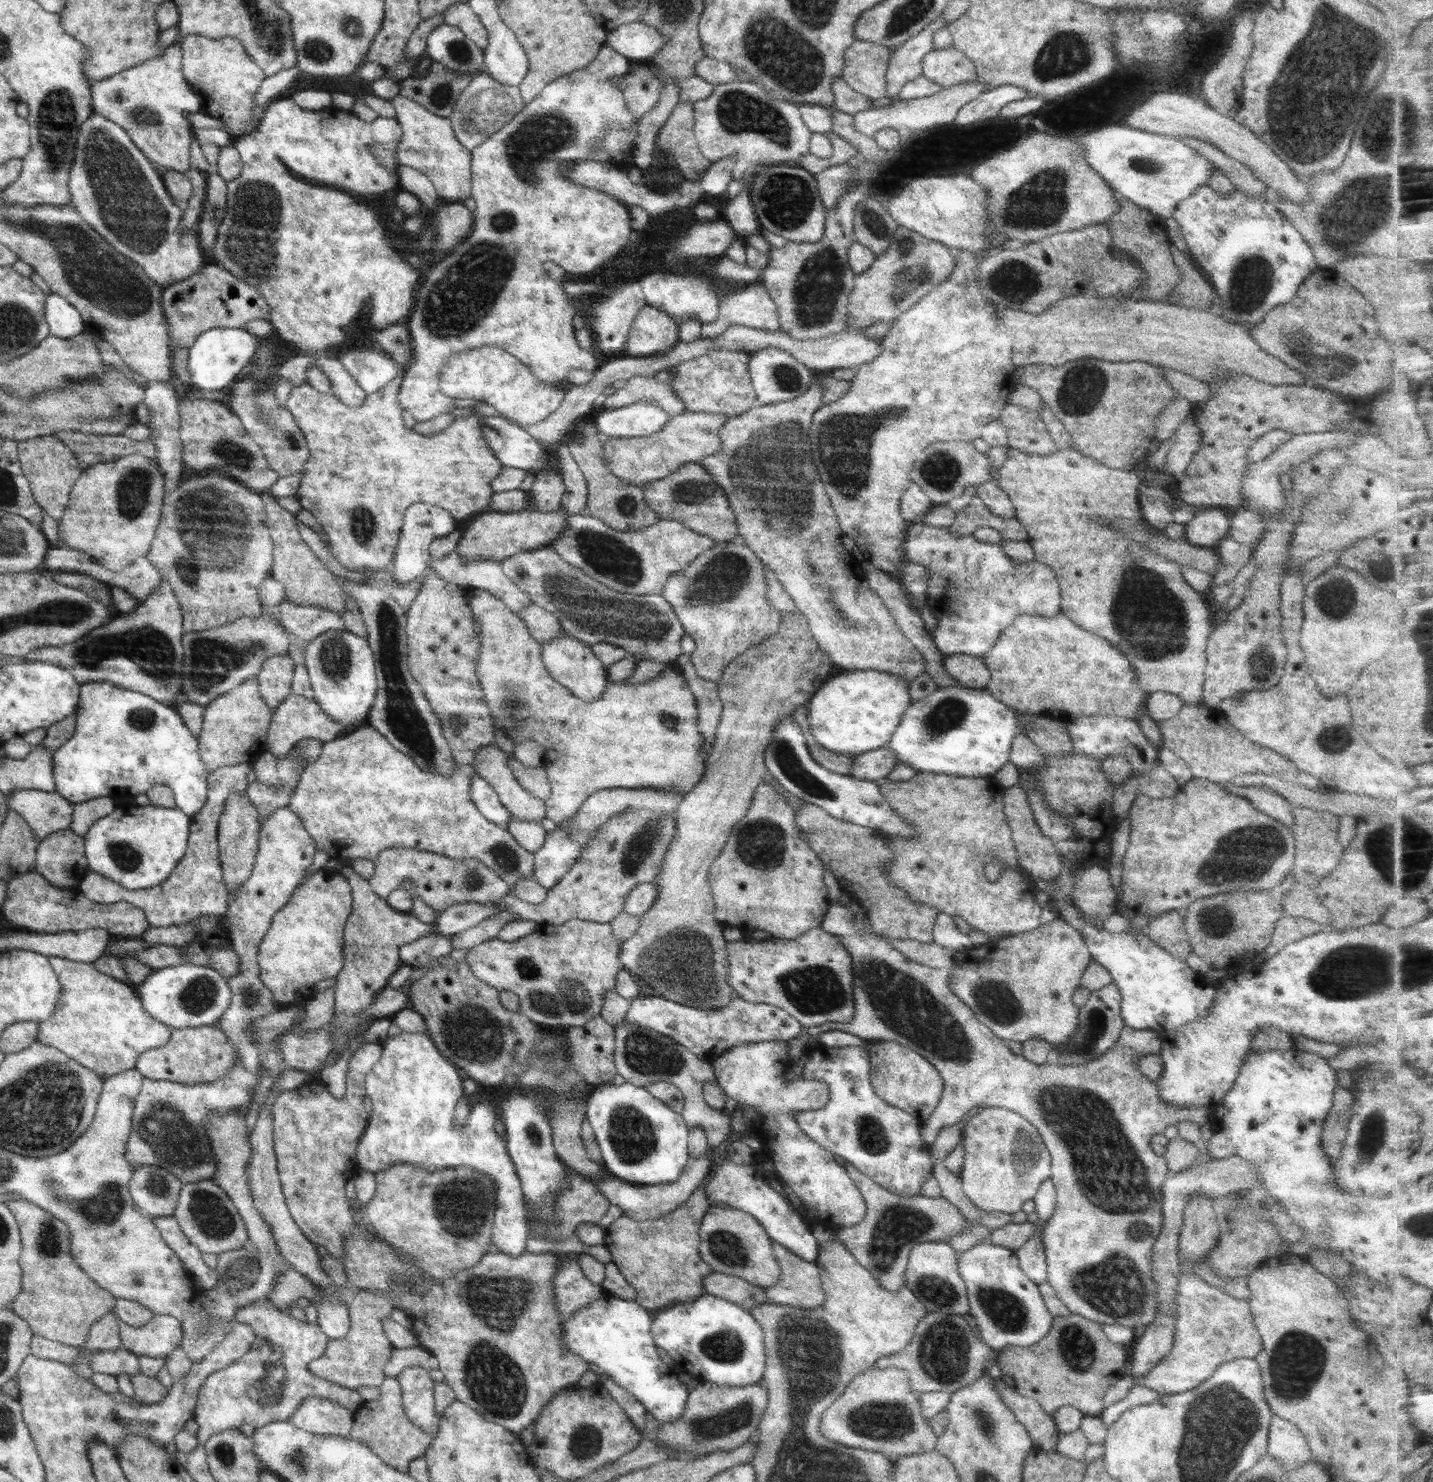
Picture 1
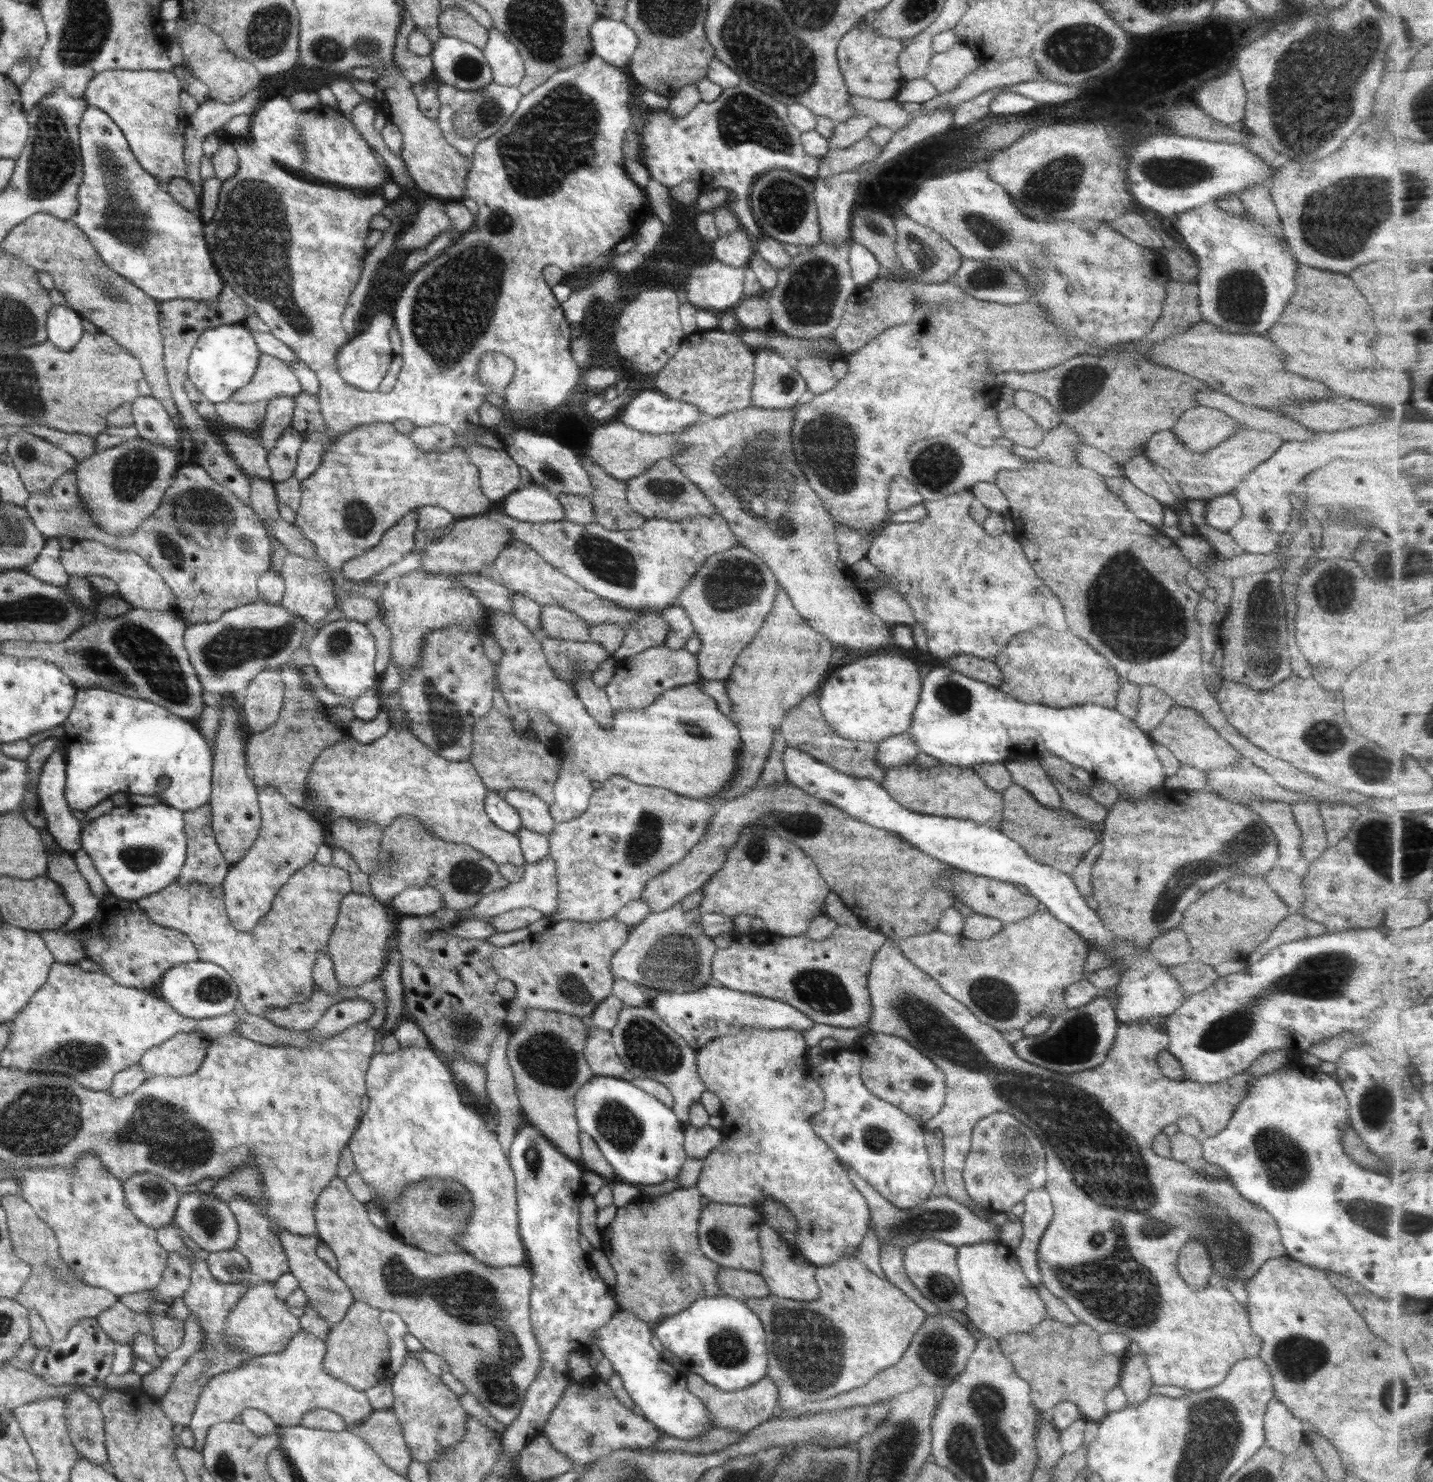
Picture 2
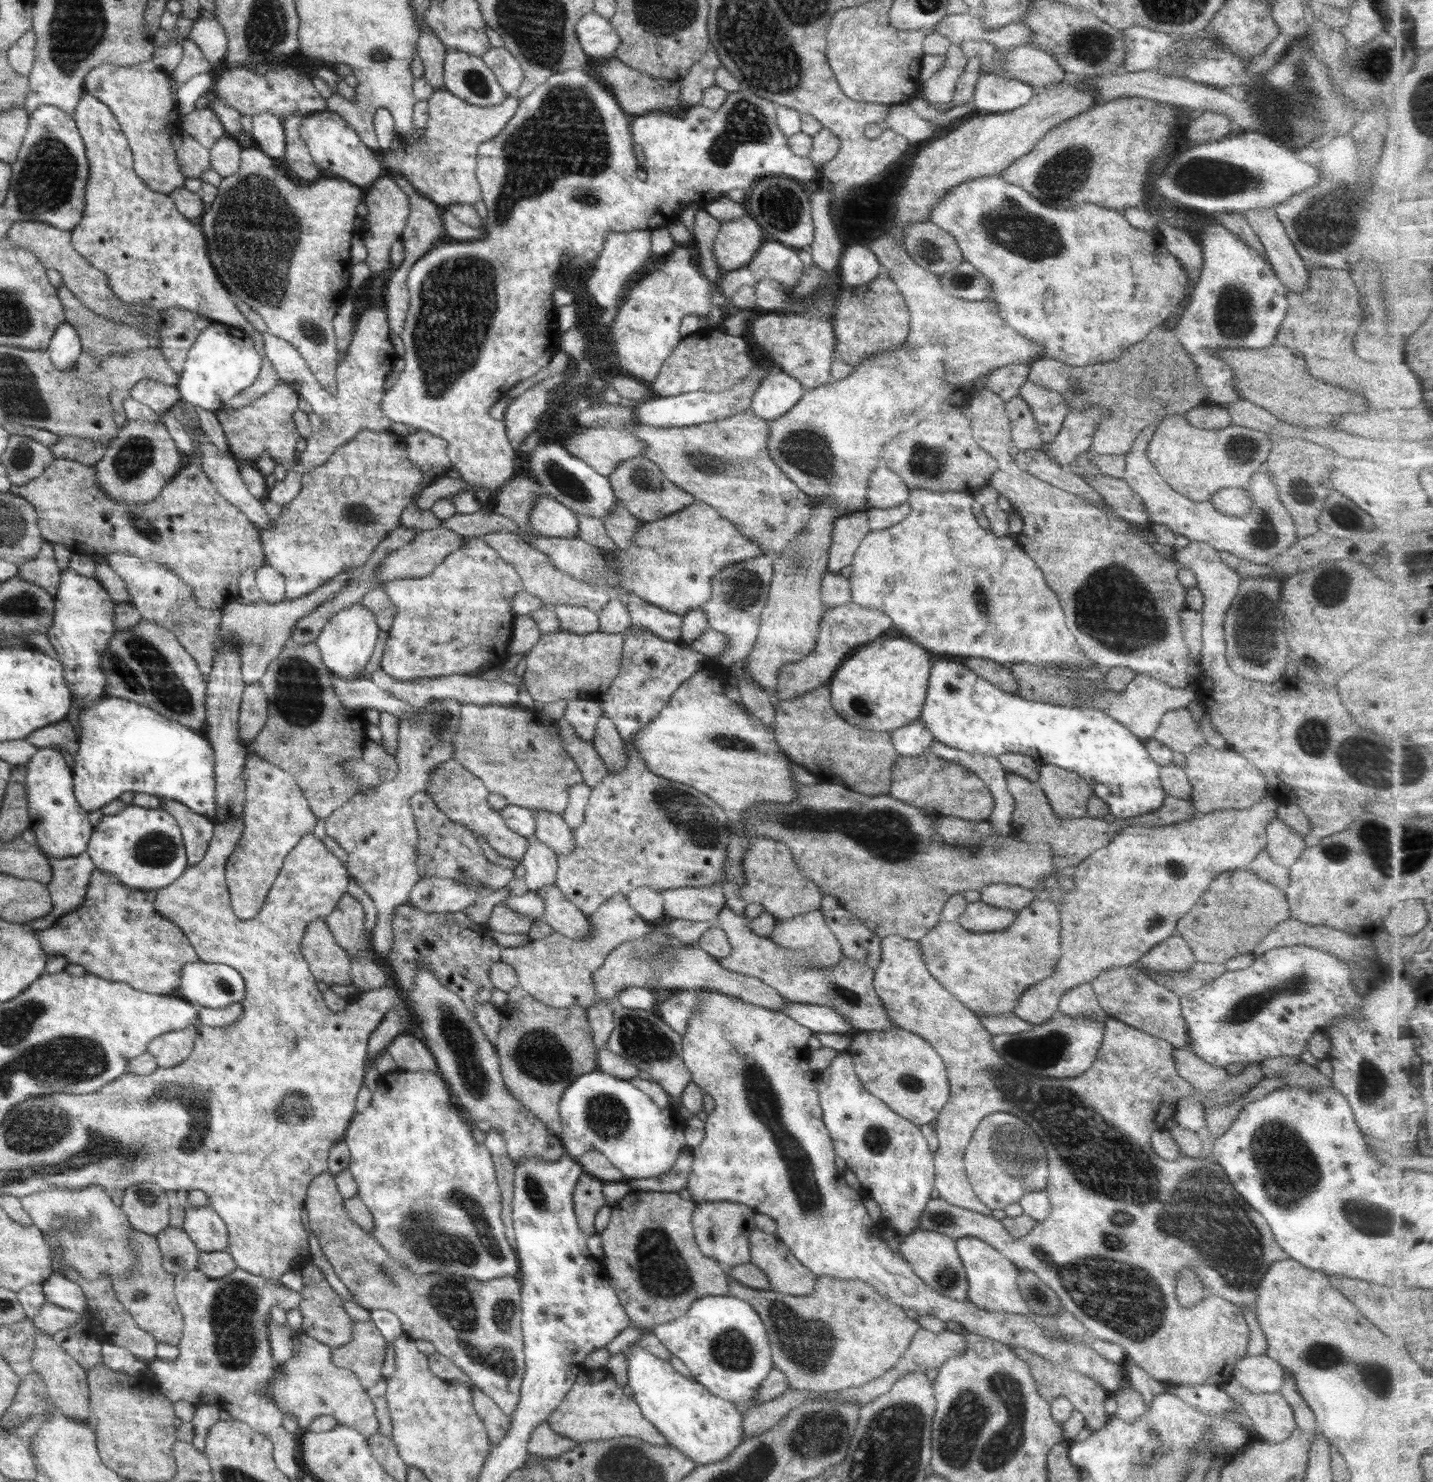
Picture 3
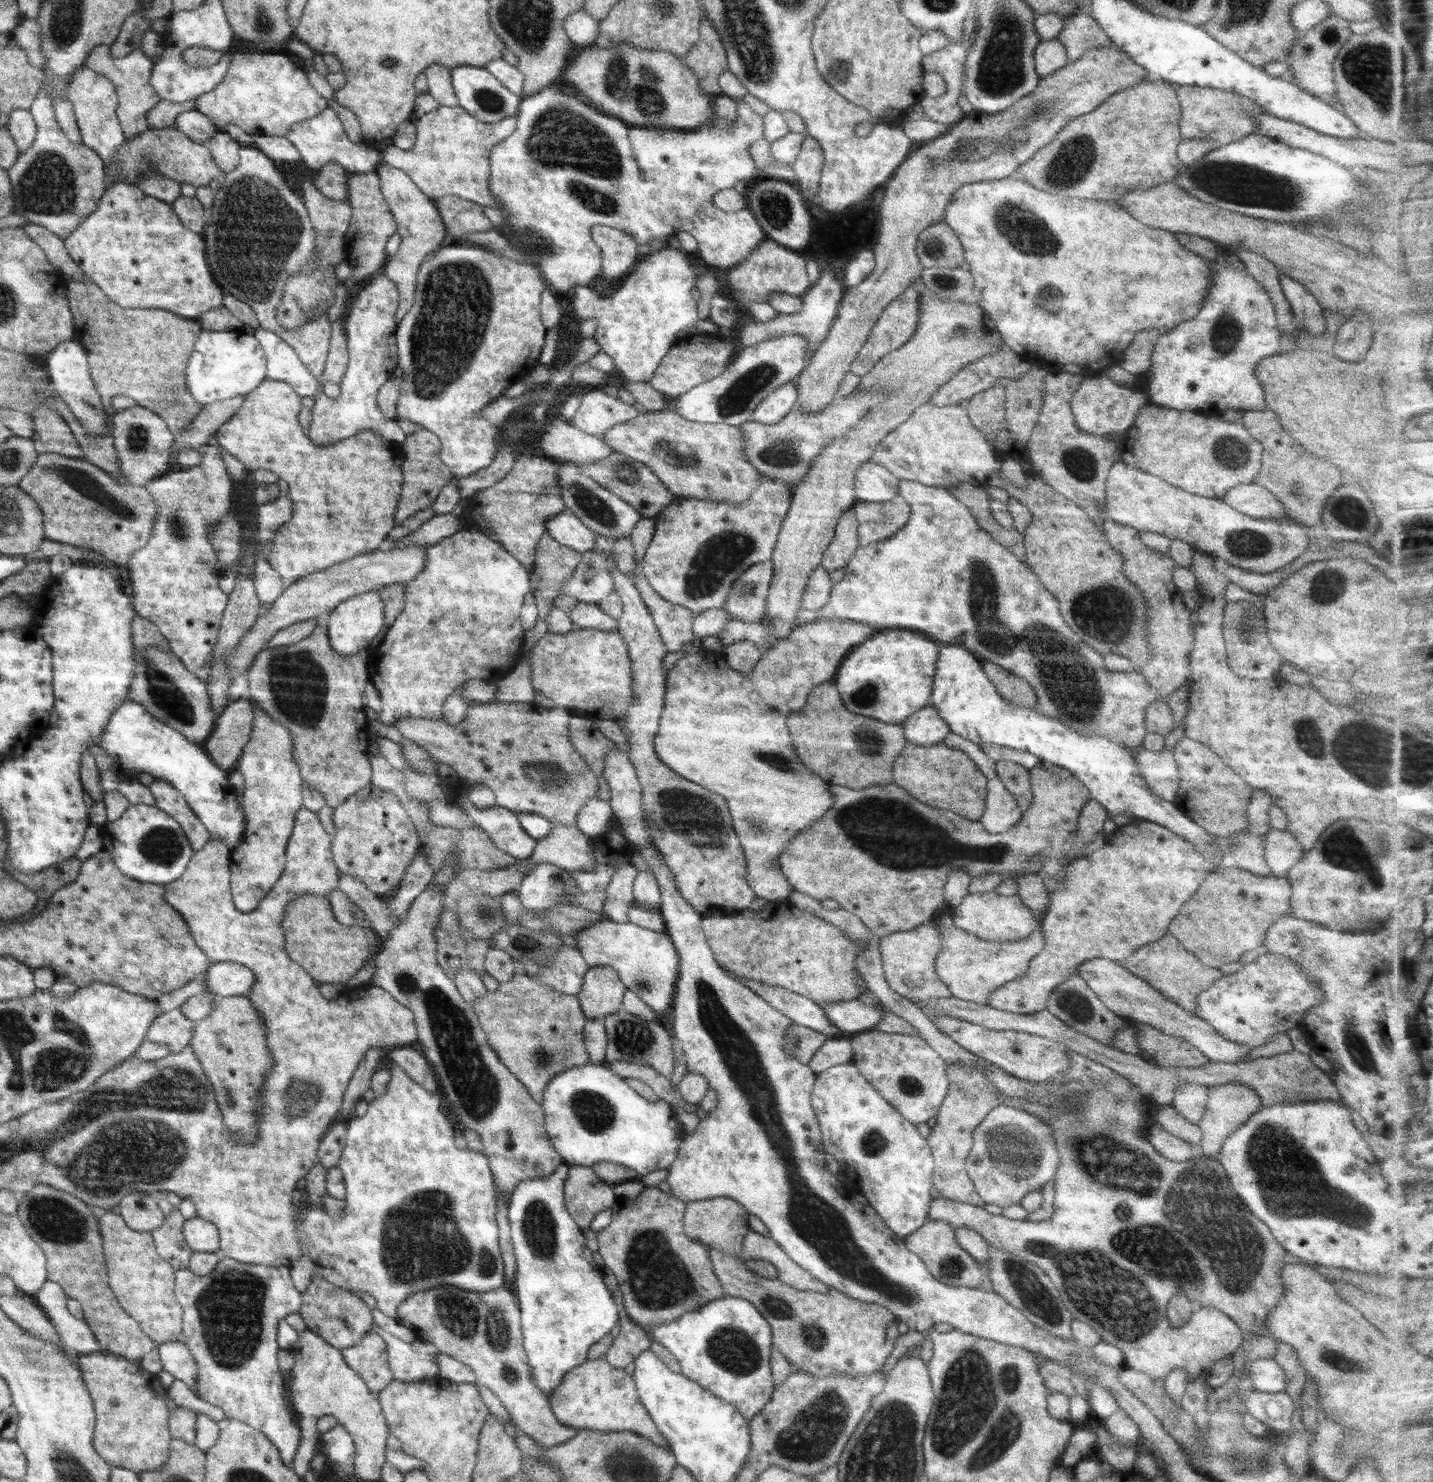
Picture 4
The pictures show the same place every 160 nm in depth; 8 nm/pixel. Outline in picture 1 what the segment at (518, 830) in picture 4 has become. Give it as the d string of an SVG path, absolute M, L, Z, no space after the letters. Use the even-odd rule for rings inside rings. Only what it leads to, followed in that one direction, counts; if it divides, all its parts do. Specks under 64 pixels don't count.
M366 724L323 743L319 758L308 763L300 774L287 809L298 815L315 840L317 850L344 864L353 858L374 861L385 848L429 850L448 858L481 860L512 889L519 880L533 876L534 853L522 848L504 826L484 818L470 798L474 775L471 765L458 767L456 762L451 776L422 770L412 758L396 750L383 734Z

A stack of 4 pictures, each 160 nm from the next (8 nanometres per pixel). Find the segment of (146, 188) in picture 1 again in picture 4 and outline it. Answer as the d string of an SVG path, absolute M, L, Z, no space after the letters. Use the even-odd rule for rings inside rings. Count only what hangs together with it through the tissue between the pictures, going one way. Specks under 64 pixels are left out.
M85 64L75 70L67 88L67 98L74 110L75 120L80 129L82 143L94 149L106 163L118 153L125 137L118 121L116 110L118 108L118 95L114 85L106 77L94 73ZM116 181L112 183L106 190L105 195L98 201L98 208L90 214L84 222L75 228L73 233L70 233L65 239L65 247L71 259L87 274L88 280L98 285L104 294L112 301L122 308L133 309L162 309L169 310L178 317L186 317L198 320L204 312L208 312L223 304L223 290L220 285L214 280L210 269L208 268L208 261L206 260L205 242L202 233L195 233L193 230L188 230L178 216L172 210L171 204L158 200L157 198L144 194L136 185L125 183L124 181Z

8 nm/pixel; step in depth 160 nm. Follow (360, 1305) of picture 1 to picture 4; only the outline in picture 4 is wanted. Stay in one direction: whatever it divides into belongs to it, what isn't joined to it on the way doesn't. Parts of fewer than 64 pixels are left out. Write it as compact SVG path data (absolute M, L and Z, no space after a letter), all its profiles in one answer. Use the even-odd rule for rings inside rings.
M373 1331L367 1332L362 1340L350 1348L341 1350L346 1364L367 1384L375 1394L393 1381L390 1372L385 1340Z

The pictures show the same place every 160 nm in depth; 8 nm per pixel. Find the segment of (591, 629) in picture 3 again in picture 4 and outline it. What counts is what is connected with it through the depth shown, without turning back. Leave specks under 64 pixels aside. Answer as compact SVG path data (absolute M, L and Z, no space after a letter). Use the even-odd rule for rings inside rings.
M576 603L568 614L575 628L618 631L618 620L606 614L597 604Z

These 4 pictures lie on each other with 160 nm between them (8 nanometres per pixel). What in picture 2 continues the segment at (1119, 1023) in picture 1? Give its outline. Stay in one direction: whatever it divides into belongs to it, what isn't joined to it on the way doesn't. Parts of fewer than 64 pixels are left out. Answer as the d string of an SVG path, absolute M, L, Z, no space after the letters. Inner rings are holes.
M1103 993L1088 1004L1061 1011L1051 1021L1050 1028L1038 1037L1022 1036L1012 1045L1012 1050L1022 1061L1056 1073L1073 1074L1090 1070L1104 1063L1114 1045L1119 1021L1115 1008Z

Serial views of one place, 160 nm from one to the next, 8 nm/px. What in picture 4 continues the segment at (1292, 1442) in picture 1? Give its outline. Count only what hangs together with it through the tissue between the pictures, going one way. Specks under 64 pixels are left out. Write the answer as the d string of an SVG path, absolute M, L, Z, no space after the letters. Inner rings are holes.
M1248 1391L1241 1396L1241 1401L1247 1413L1269 1426L1275 1435L1290 1430L1292 1416L1296 1411L1294 1400L1289 1394Z

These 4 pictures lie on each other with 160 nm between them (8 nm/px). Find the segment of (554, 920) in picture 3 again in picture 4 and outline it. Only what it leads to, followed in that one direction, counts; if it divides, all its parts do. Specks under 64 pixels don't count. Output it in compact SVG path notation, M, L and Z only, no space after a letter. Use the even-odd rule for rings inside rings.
M602 919L585 929L578 930L576 934L570 934L576 937L576 947L584 960L591 967L609 966L615 970L627 990L636 993L660 1018L668 1010L672 1003L675 988L680 974L680 955L676 950L674 943L670 940L666 932L656 932L649 928L642 928L631 922L612 922L608 919ZM727 971L727 974L753 990L770 1006L785 1014L793 1023L818 1031L827 1038L838 1038L842 1035L841 1030L828 1020L829 1016L823 1011L823 1008L811 998L806 998L782 987L768 986L758 981L739 977L730 971Z

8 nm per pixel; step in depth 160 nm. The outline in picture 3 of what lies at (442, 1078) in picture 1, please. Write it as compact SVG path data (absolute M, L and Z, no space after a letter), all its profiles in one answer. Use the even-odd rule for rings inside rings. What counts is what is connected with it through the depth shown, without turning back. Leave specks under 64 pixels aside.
M396 1070L380 1075L376 1082L376 1091L372 1094L370 1106L361 1114L354 1114L350 1126L346 1129L342 1140L348 1145L350 1162L348 1172L352 1174L354 1182L358 1185L358 1194L366 1208L374 1218L374 1229L368 1231L386 1250L391 1259L406 1267L413 1275L421 1277L423 1274L442 1273L448 1275L462 1275L472 1277L480 1282L486 1282L503 1276L517 1276L519 1274L519 1260L506 1238L502 1222L502 1197L494 1170L494 1161L490 1151L483 1144L478 1144L472 1138L469 1129L471 1120L456 1110L457 1105L453 1100L447 1084L441 1076L432 1072L406 1072Z

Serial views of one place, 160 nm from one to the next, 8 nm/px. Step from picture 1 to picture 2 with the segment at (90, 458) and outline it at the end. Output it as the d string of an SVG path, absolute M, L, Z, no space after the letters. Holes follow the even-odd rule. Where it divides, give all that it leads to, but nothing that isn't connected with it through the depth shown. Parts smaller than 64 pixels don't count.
M28 425L19 429L31 432L34 436L55 444L59 449L65 450L70 456L73 456L78 462L90 458L95 453L93 449L95 448L95 438L92 435L68 434L44 425Z

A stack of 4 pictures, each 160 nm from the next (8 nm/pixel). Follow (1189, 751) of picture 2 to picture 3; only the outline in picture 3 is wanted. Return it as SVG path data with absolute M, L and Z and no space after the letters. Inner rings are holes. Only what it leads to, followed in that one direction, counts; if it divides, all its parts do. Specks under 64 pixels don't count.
M1187 708L1166 712L1152 738L1162 742L1173 752L1184 755L1206 743L1199 724L1194 721Z

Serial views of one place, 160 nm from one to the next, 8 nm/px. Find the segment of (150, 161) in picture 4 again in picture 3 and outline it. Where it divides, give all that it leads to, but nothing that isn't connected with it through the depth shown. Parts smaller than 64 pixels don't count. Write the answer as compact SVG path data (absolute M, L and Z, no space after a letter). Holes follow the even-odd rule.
M186 131L172 133L170 142L176 150L177 161L185 178L200 179L202 172L211 168L209 150L196 142Z

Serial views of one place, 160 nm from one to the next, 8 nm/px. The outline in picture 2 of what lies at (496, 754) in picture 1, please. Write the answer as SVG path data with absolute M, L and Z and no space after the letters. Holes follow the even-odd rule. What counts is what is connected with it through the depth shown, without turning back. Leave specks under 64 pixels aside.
M508 789L501 795L520 815L523 828L544 836L554 830L557 822L550 814L549 804L535 794L520 789Z

